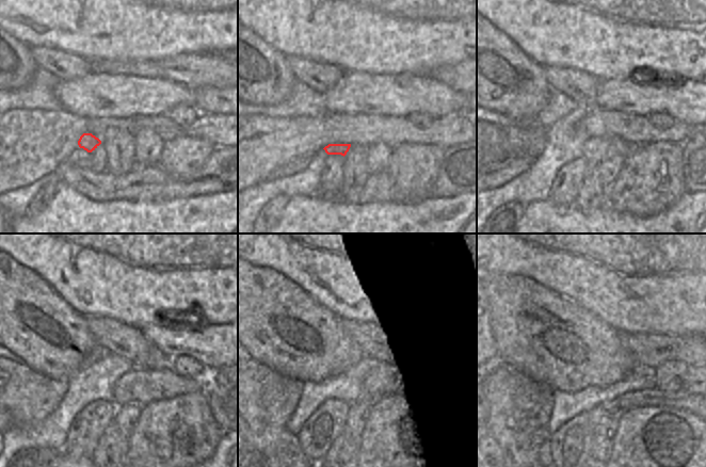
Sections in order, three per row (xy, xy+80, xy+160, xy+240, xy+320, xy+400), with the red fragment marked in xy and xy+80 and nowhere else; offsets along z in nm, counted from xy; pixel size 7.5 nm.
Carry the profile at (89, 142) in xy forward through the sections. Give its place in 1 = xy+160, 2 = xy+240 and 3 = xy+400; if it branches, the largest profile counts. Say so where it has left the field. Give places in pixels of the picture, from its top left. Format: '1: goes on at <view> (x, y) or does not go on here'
1: goes on at xy+160 (595, 149)
2: goes on at xy+240 (140, 386)
3: goes on at xy+400 (693, 383)

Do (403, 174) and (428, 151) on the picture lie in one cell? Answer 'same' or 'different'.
same

